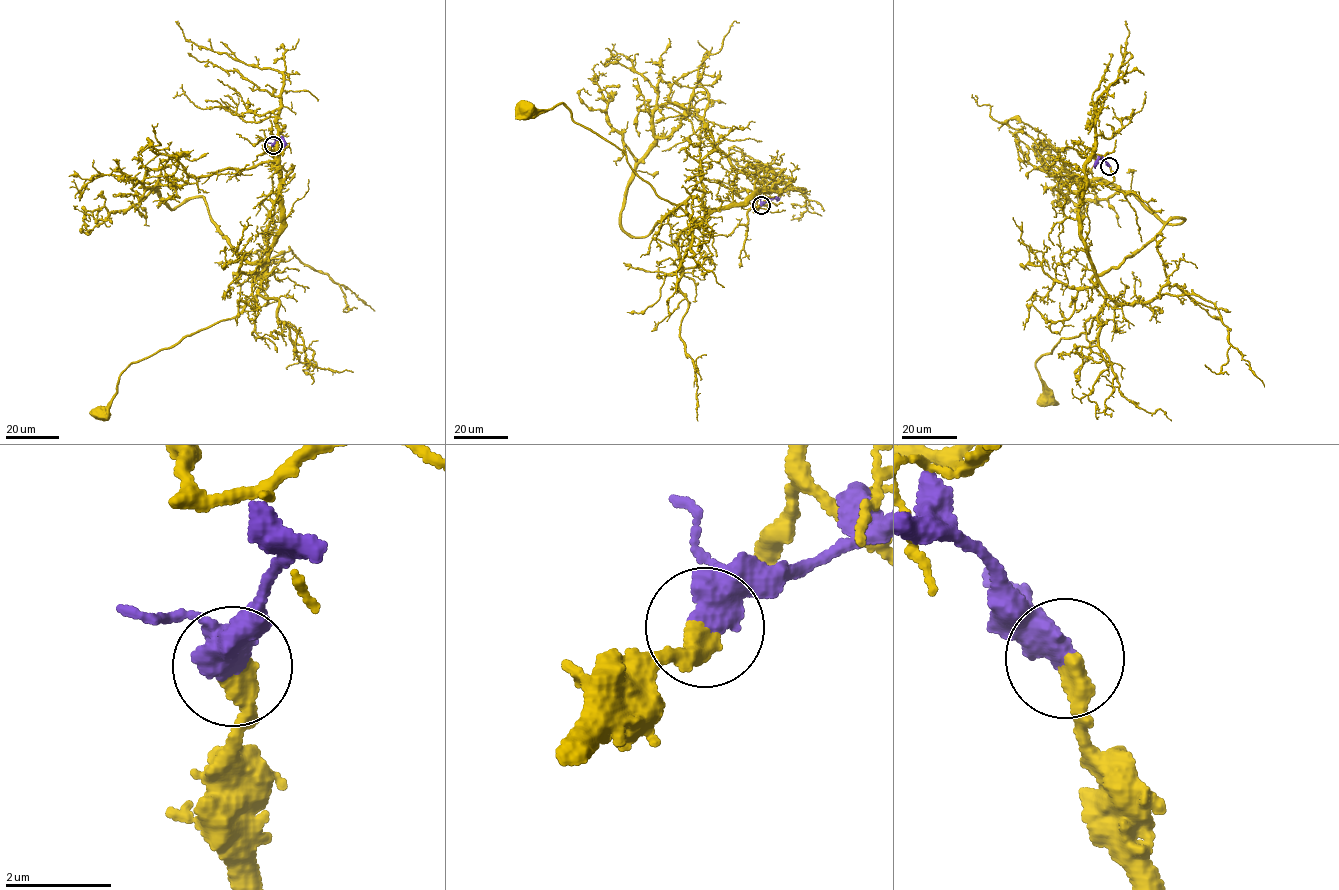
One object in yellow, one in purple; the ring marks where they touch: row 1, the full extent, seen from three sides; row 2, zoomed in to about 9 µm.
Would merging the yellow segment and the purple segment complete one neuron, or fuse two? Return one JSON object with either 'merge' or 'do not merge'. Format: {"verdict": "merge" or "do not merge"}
{"verdict": "merge"}

